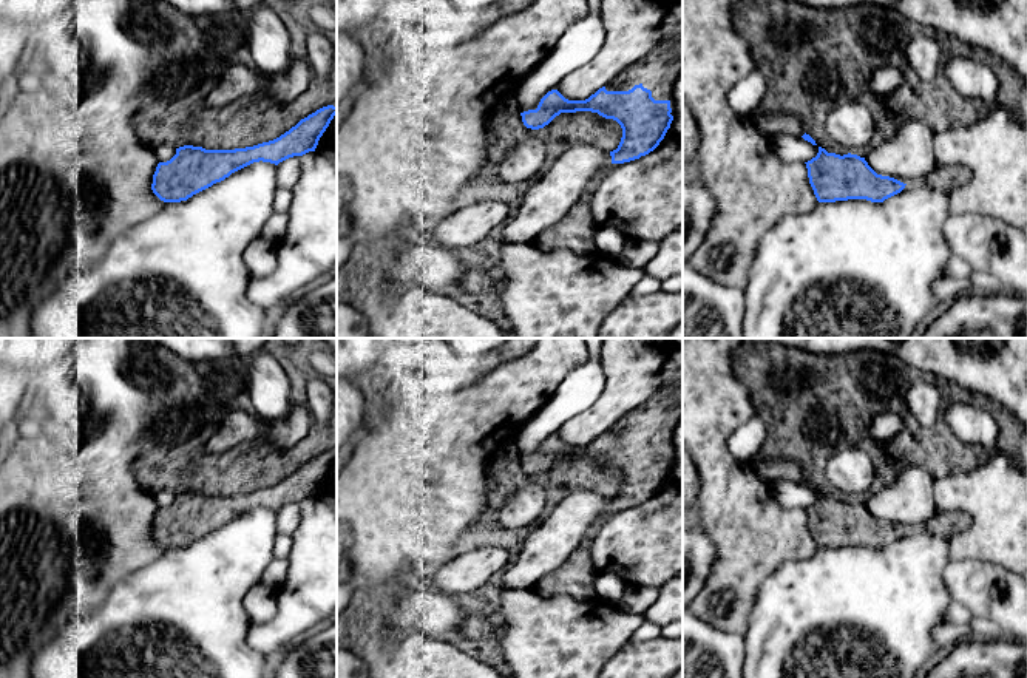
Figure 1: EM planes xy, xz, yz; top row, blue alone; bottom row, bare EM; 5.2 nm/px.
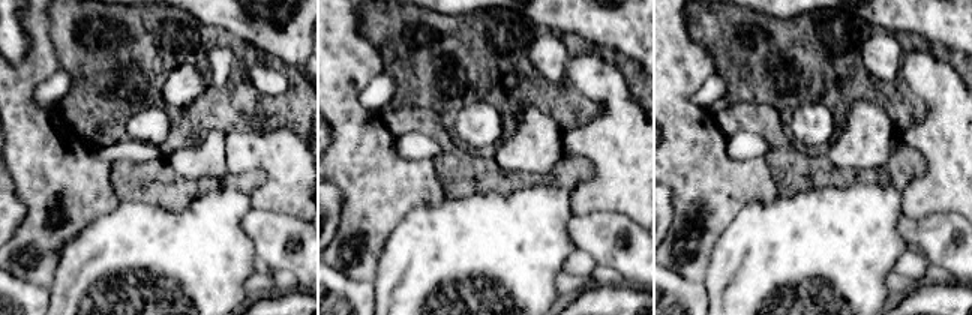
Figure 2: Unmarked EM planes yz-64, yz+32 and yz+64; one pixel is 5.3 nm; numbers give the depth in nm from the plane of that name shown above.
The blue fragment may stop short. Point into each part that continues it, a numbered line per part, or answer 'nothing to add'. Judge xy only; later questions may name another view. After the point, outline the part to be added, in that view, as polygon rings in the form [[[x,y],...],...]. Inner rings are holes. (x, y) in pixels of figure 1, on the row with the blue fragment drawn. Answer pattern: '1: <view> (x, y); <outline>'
nothing to add

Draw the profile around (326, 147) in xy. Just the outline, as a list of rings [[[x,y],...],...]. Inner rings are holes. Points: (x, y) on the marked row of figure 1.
[[[337,114],[320,137],[315,151],[337,167]]]

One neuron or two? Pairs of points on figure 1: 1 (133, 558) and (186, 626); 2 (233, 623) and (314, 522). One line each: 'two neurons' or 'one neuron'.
1: two neurons
2: two neurons

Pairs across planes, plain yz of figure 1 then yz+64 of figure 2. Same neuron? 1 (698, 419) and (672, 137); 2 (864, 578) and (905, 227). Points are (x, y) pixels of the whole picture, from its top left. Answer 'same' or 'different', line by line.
1: same
2: different

